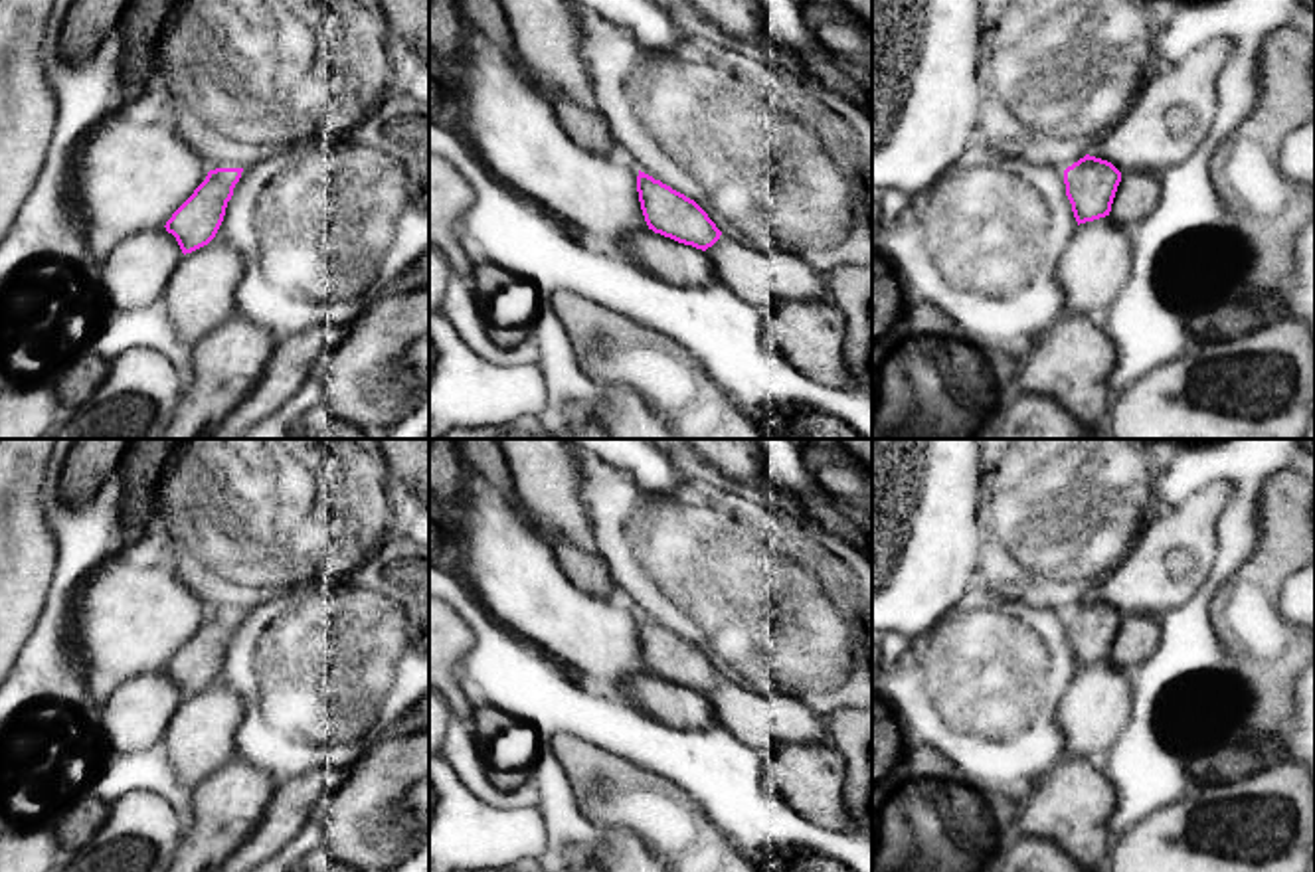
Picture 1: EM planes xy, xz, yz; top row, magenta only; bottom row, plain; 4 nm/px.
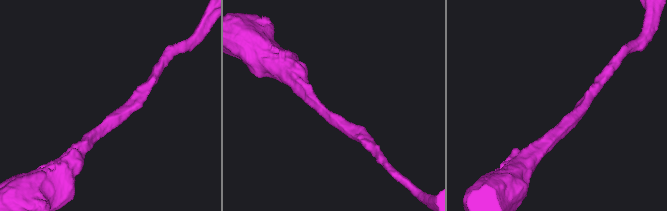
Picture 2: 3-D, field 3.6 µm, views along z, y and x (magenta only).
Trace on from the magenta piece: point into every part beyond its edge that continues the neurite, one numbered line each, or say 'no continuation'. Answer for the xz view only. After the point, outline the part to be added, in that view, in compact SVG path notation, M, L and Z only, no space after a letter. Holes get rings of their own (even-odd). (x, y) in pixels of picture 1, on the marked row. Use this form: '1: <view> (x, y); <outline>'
no continuation

